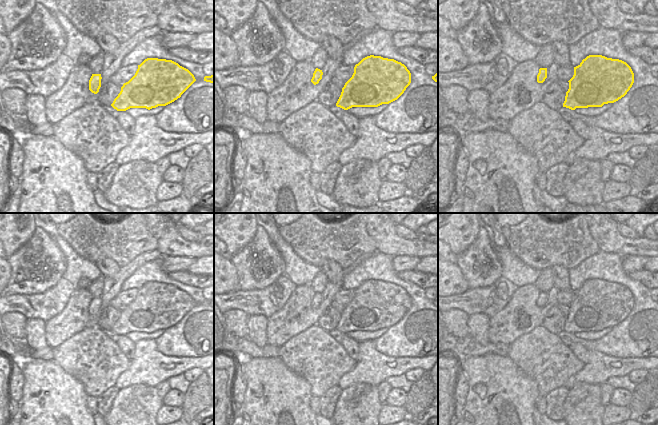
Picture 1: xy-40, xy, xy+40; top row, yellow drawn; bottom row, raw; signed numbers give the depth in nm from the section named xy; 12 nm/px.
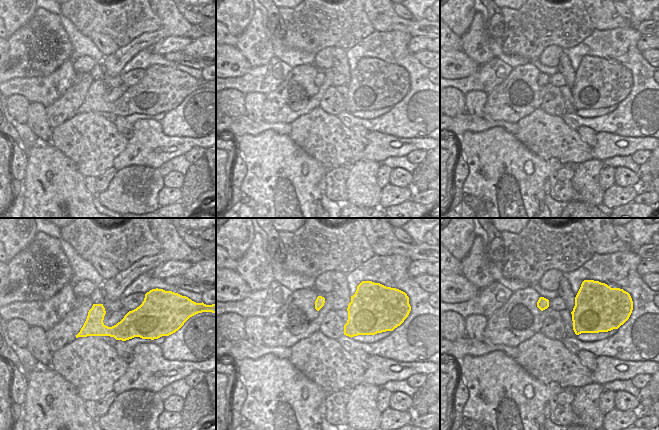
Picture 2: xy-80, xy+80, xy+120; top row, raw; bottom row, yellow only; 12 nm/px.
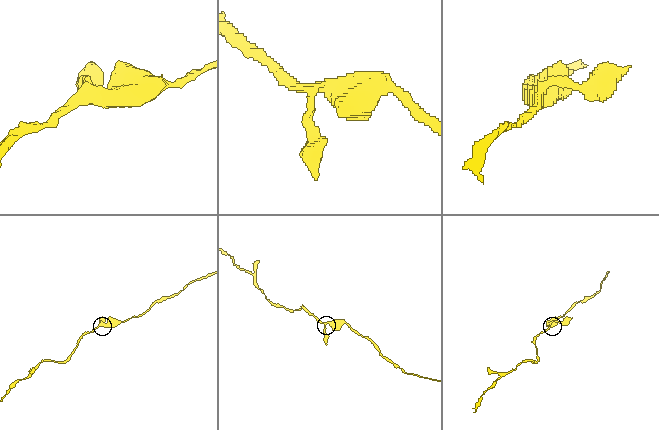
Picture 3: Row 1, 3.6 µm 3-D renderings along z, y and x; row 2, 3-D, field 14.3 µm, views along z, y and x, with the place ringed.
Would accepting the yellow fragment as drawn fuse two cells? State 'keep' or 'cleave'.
keep

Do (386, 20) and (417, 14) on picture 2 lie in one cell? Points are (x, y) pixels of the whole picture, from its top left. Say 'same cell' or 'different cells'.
different cells

